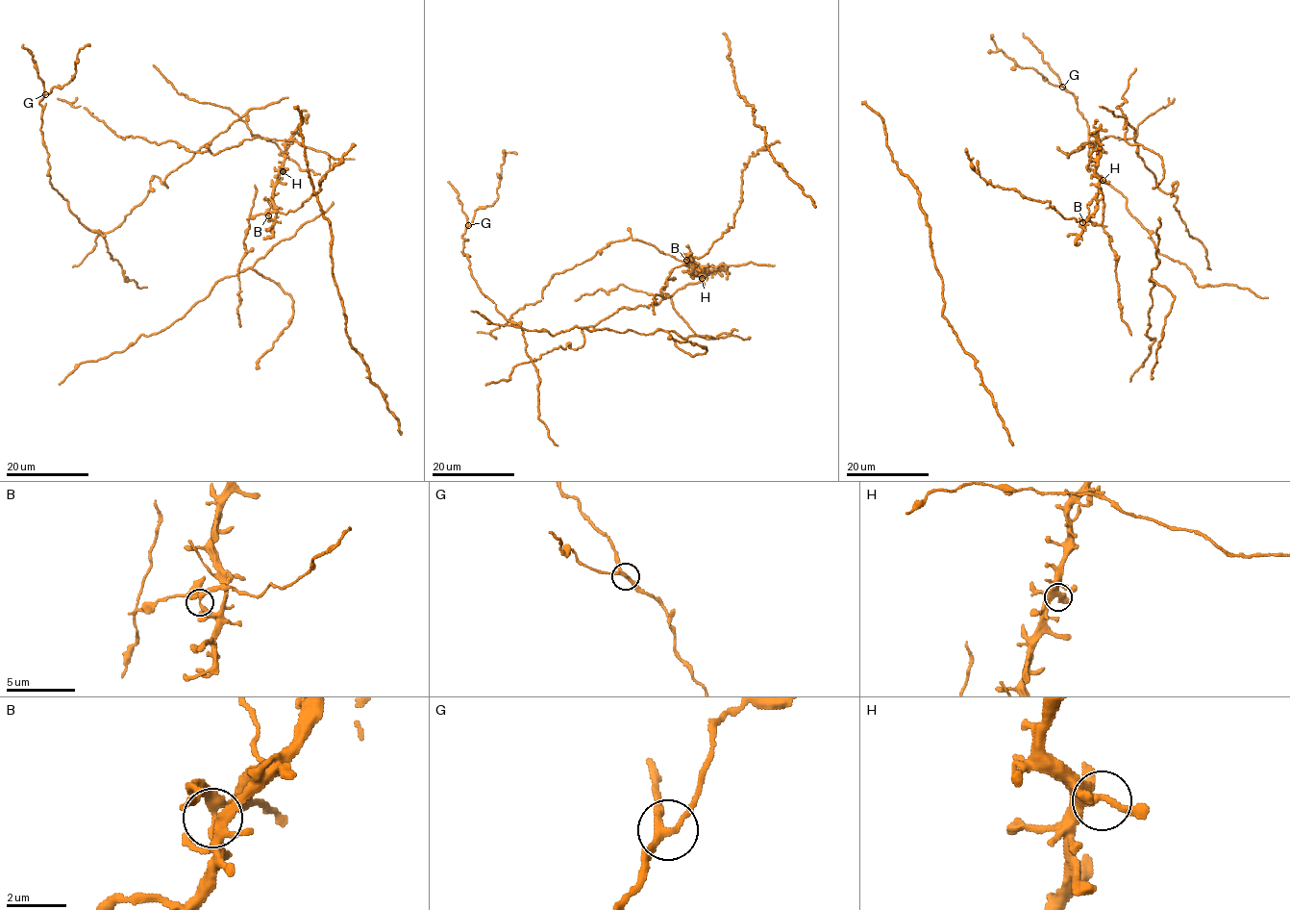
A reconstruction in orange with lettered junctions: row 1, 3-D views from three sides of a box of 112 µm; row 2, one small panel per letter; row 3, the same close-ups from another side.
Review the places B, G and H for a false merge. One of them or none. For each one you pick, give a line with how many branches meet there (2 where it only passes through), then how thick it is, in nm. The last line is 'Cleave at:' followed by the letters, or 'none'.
B: Branches: 3. Thickness 260 nm
Cleave at: B

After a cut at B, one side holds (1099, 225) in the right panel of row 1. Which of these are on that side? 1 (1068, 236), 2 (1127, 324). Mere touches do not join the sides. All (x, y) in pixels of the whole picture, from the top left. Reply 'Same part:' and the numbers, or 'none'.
Same part: 2

